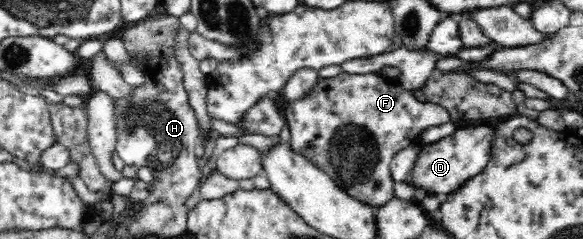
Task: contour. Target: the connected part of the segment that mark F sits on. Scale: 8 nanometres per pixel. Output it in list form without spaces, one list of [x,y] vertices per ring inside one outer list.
[[[343,71],[336,77],[320,77],[303,99],[287,102],[284,117],[290,129],[291,147],[319,169],[326,170],[347,195],[374,209],[393,199],[395,181],[389,172],[393,157],[407,146],[415,145],[416,138],[428,127],[452,121],[449,111],[442,105],[418,101],[413,92],[379,73],[352,74]]]

